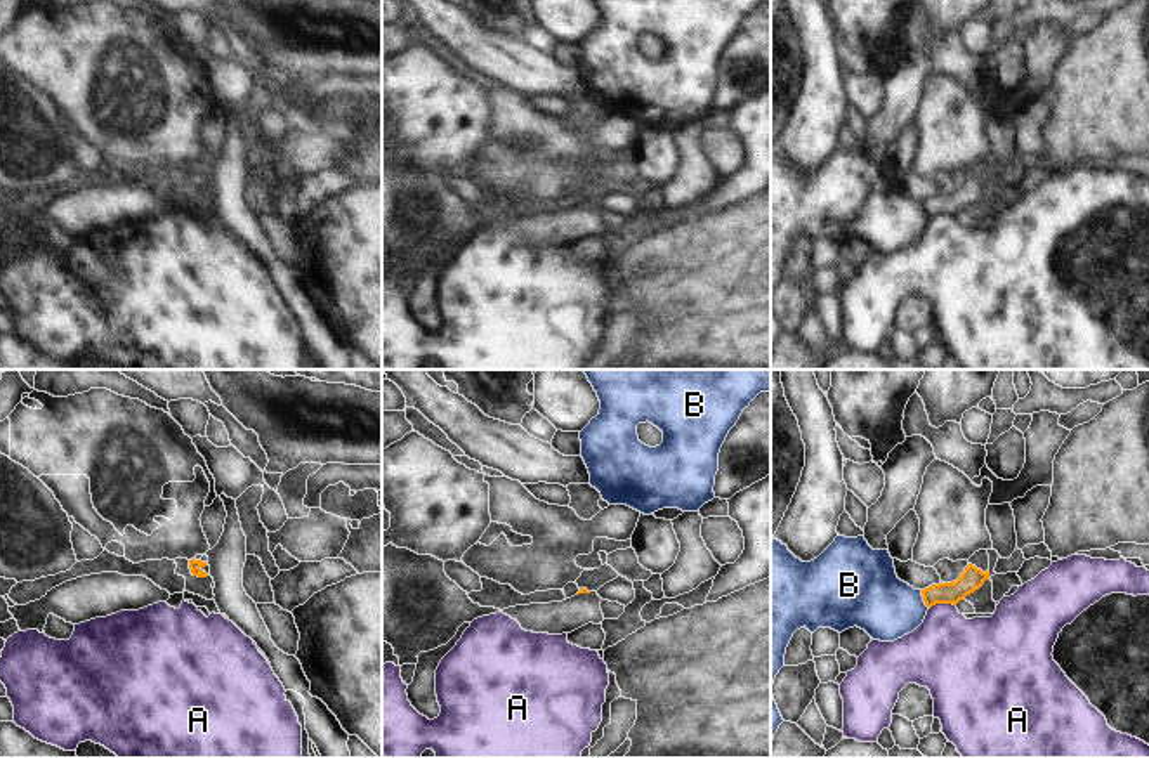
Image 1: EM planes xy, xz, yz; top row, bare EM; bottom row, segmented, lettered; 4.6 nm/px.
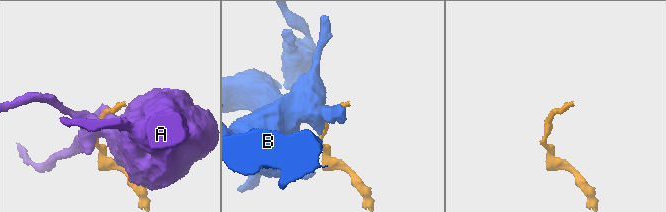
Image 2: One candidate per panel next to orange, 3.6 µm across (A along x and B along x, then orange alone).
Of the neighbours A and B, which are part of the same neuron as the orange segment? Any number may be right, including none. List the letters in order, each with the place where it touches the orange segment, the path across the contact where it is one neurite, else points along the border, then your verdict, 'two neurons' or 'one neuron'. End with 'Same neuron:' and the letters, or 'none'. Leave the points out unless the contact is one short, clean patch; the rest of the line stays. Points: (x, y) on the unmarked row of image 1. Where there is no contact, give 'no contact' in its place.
A: meets orange in yz at (941, 214); border along yz (955, 215), (934, 215), (929, 221); two neurons
B: meets orange in yz at (924, 210); two neurons
Same neuron: none

